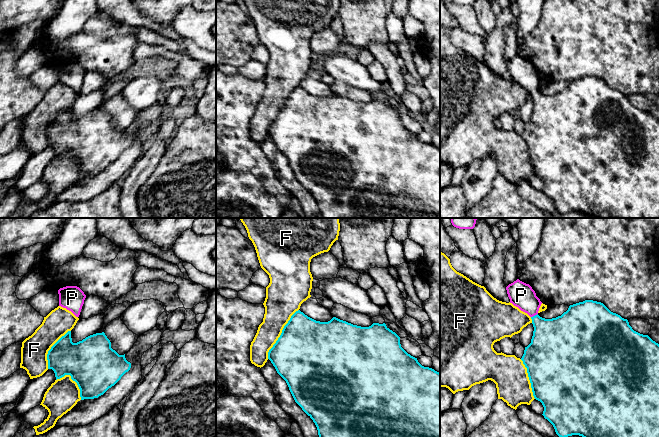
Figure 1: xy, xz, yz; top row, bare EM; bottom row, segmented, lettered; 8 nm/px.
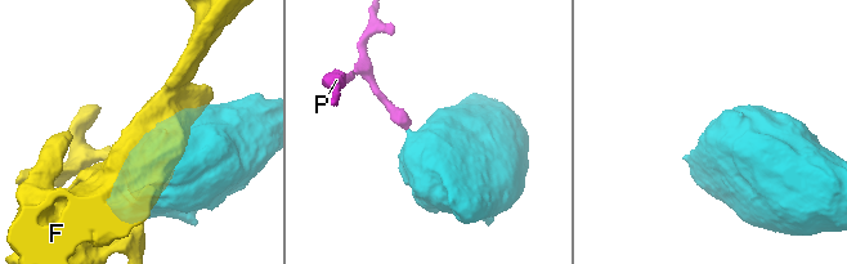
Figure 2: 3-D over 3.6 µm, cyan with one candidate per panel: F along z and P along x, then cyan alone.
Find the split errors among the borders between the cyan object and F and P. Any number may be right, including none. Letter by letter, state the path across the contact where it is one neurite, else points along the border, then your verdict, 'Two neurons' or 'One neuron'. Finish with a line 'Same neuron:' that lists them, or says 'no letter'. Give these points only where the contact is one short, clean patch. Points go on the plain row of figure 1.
F: Two neurons
P: Path across: yz (553, 116), (537, 97), (535, 91), (530, 80), (521, 71). One neuron
Same neuron: P

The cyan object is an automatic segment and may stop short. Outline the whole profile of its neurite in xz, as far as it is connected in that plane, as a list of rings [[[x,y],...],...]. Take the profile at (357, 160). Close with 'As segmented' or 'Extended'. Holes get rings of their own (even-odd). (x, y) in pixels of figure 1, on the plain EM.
[[[298,86],[291,92],[280,113],[269,126],[268,135],[286,157],[295,178],[315,199],[319,211],[317,218],[440,218],[440,149],[422,142],[417,134],[408,130],[401,123],[400,113],[385,99],[361,103],[336,93],[328,98],[320,98]]]. As segmented

